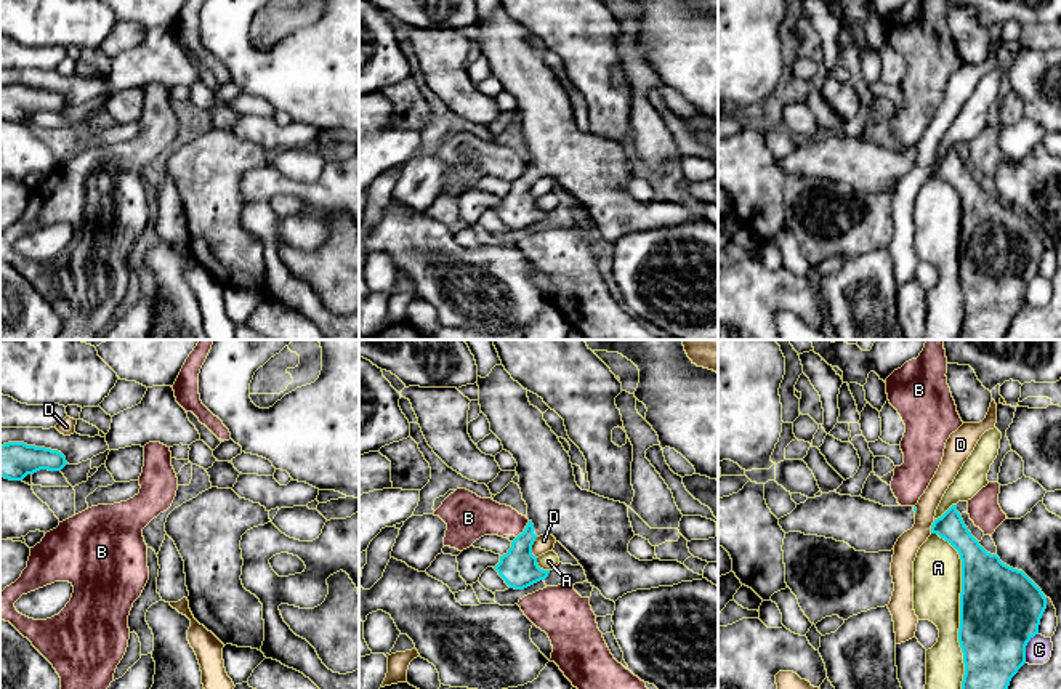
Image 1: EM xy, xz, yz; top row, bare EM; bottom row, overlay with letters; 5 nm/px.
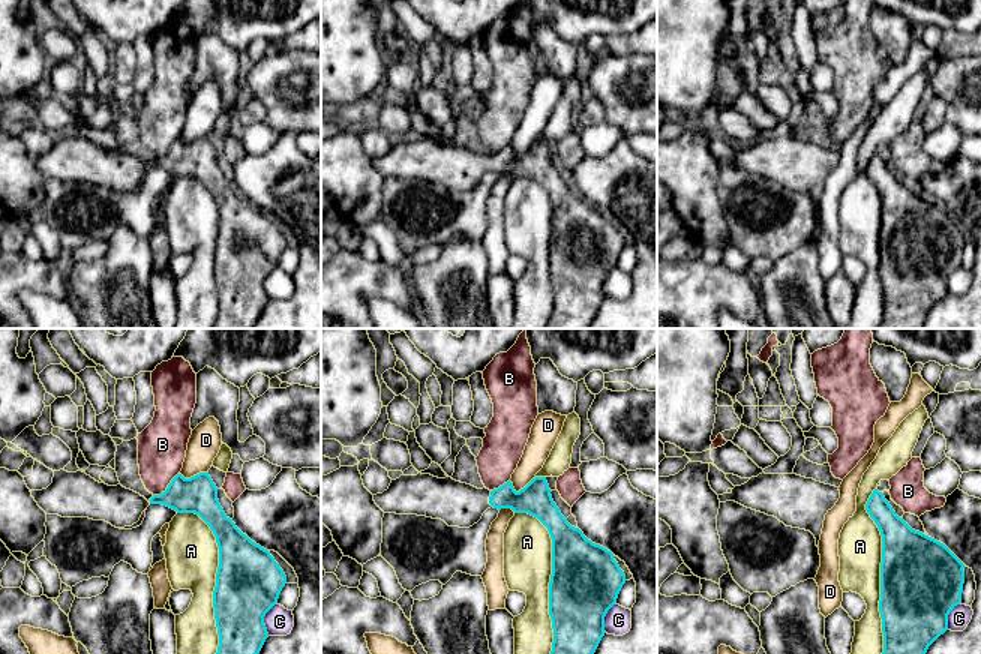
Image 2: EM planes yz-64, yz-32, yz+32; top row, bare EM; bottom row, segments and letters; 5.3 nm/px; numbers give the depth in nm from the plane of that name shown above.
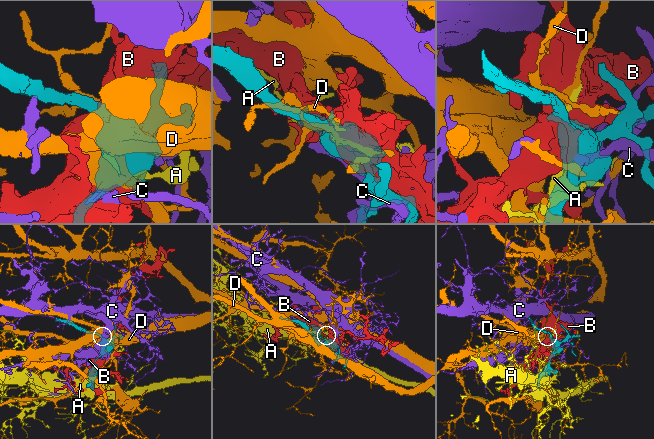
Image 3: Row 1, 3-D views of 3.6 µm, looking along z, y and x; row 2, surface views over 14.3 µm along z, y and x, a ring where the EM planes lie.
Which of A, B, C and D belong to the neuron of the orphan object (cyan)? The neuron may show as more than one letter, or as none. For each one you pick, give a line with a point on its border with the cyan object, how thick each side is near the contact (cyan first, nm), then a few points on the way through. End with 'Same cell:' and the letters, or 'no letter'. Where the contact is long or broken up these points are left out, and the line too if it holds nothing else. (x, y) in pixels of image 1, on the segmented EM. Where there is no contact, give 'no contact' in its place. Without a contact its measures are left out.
Same cell: no letter

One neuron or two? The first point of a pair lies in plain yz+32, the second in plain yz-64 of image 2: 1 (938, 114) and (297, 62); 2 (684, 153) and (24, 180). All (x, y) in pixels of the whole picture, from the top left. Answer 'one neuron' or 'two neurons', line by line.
1: two neurons
2: one neuron

